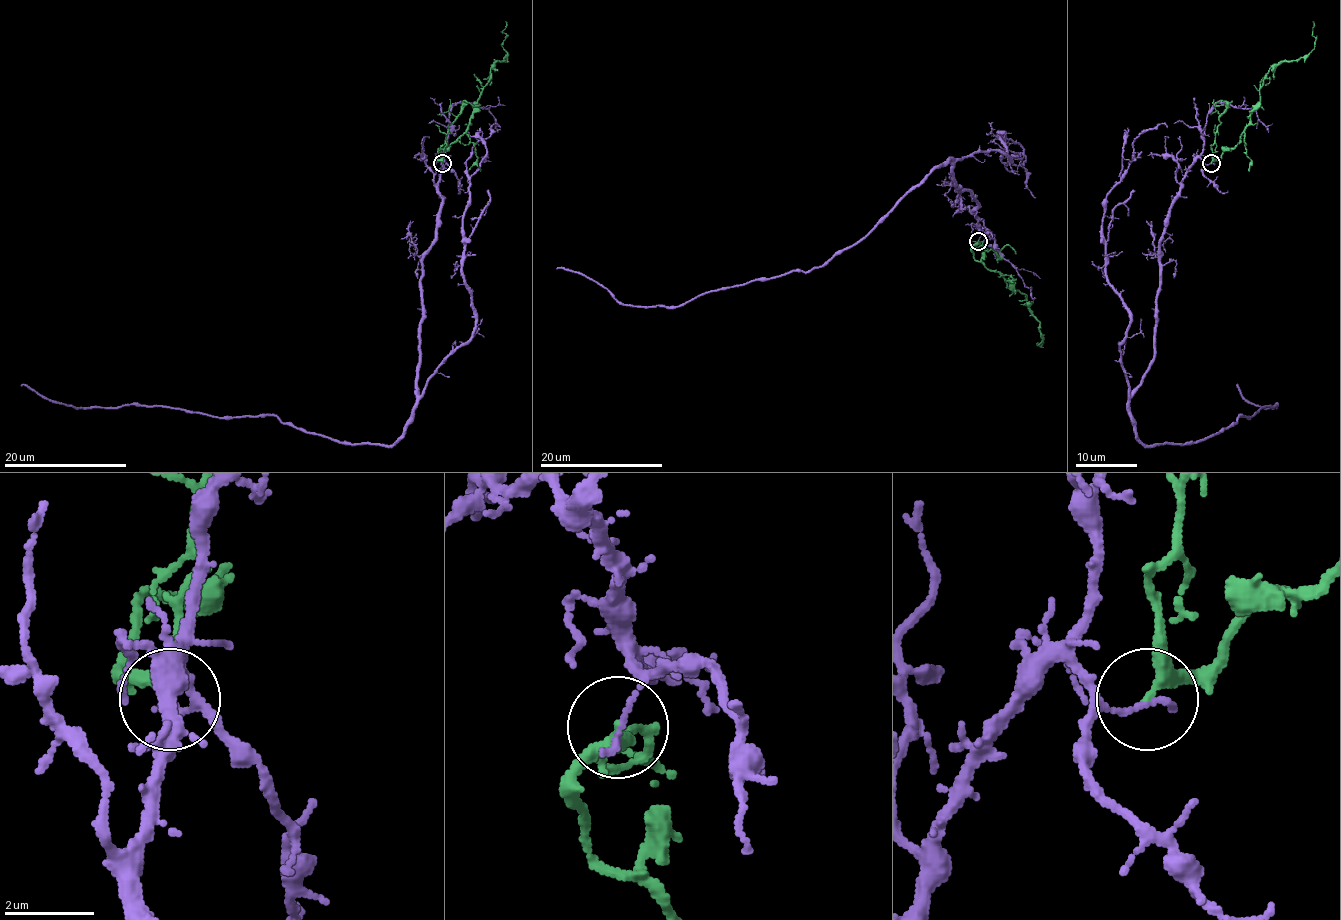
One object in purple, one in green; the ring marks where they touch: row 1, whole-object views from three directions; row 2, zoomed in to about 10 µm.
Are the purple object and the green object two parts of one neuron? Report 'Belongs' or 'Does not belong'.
Does not belong

